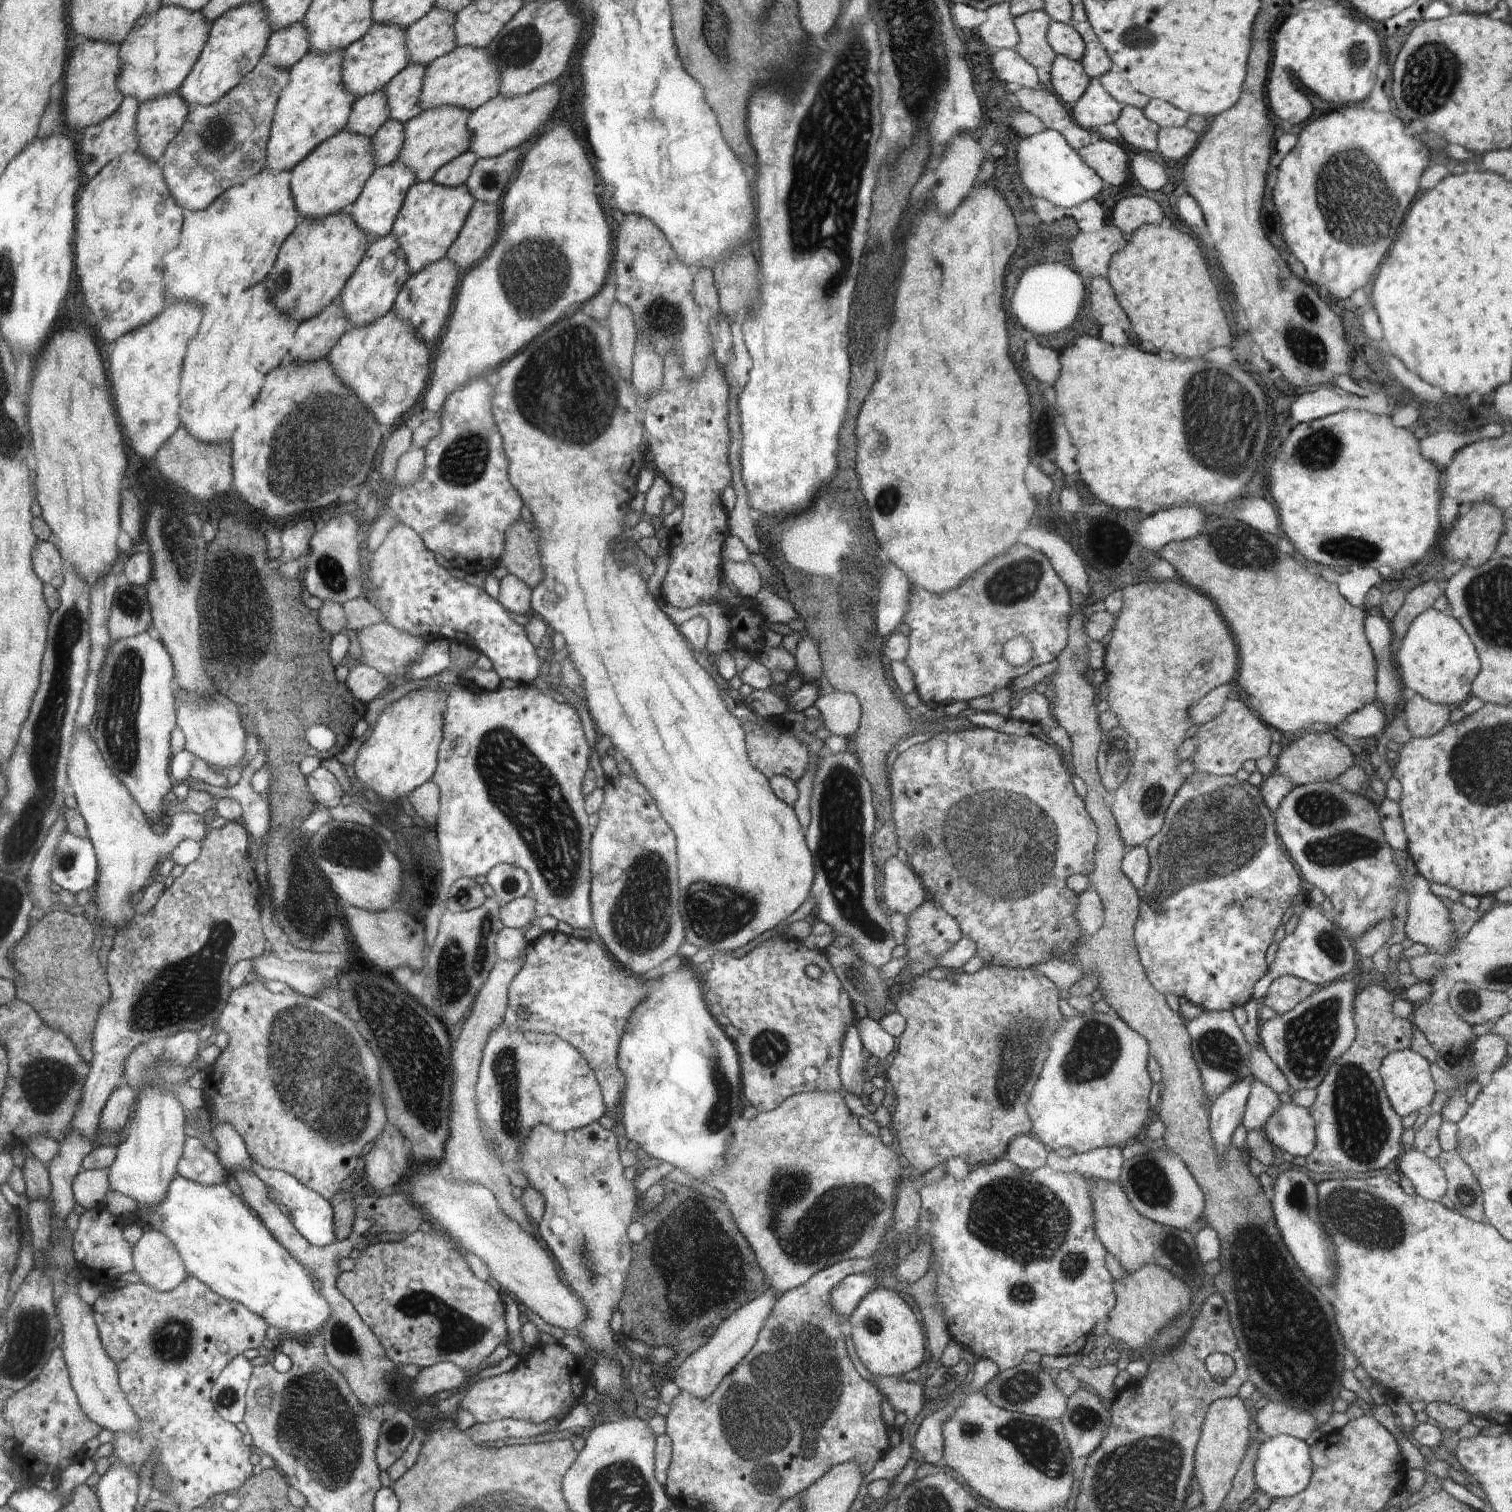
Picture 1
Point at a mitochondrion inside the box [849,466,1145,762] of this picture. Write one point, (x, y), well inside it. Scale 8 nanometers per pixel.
(1019, 579)

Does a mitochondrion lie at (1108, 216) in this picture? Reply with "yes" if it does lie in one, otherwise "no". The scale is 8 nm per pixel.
no

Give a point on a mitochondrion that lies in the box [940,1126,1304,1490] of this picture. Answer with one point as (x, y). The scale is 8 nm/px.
(1007, 1215)

